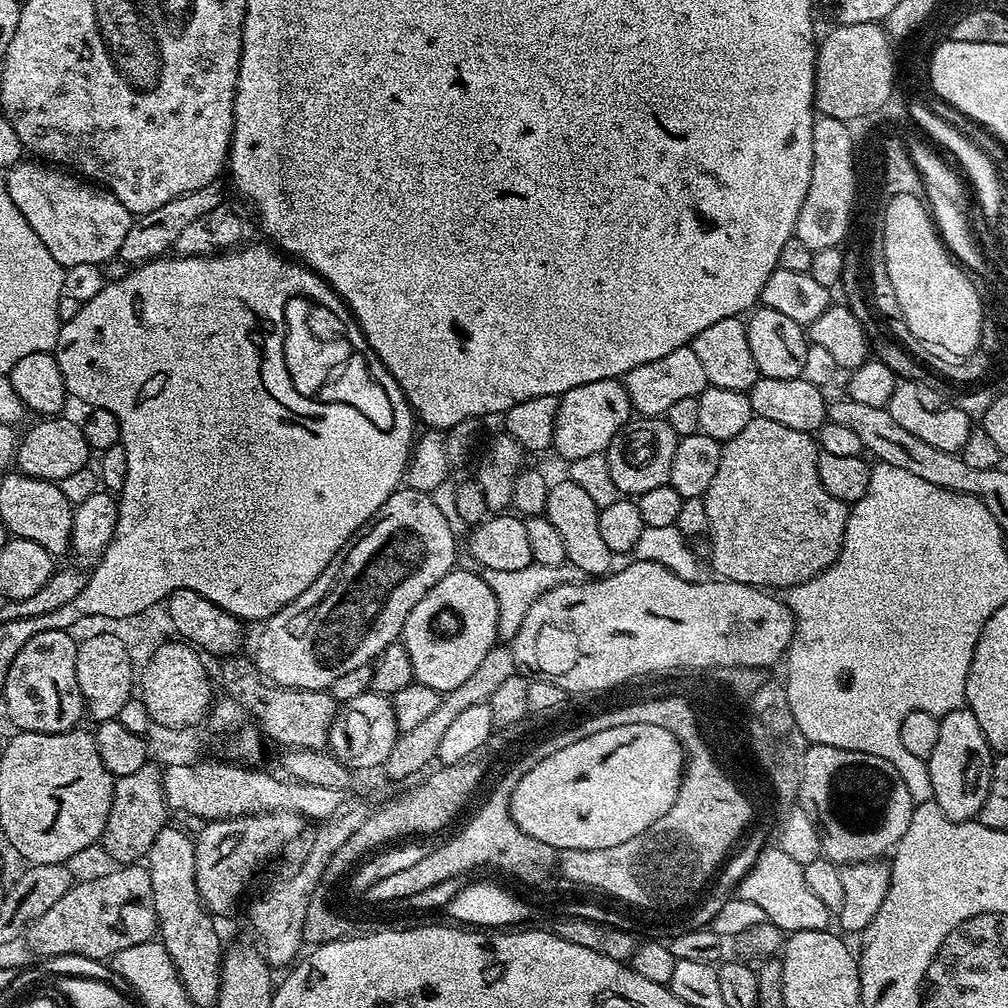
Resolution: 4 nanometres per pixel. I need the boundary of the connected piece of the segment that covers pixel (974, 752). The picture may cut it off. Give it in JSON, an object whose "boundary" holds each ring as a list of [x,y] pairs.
{"boundary":[[[968,707],[955,708],[953,712],[939,717],[938,743],[934,745],[934,754],[930,754],[926,761],[928,767],[928,784],[932,787],[931,799],[951,820],[976,820],[982,810],[982,802],[986,802],[986,794],[990,790],[990,774],[994,753],[992,747],[986,742],[986,734],[982,734],[982,726],[978,726],[978,718]]]}

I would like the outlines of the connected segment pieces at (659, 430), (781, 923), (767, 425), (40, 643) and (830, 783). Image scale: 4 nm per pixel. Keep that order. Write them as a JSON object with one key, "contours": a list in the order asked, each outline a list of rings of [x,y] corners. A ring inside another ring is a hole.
{"contours":[[[[629,419],[628,423],[618,430],[606,453],[614,486],[618,486],[618,490],[625,497],[635,498],[646,494],[646,490],[655,490],[657,486],[667,484],[677,439],[676,431],[668,425],[667,419]]],[[[778,846],[760,849],[758,858],[750,866],[748,873],[740,879],[738,896],[746,902],[756,903],[762,909],[765,920],[769,920],[786,934],[806,930],[823,932],[829,927],[829,910],[811,892],[810,885],[806,883],[804,865],[791,860]]],[[[761,416],[753,418],[738,434],[723,441],[718,471],[714,473],[714,482],[710,482],[708,491],[702,497],[708,515],[708,532],[710,537],[712,536],[712,568],[716,571],[713,573],[717,577],[733,580],[739,584],[749,584],[751,588],[761,590],[777,590],[776,588],[787,590],[793,588],[795,584],[801,584],[814,578],[819,572],[825,572],[835,562],[846,534],[849,505],[838,502],[838,498],[830,498],[830,494],[826,494],[826,490],[818,478],[817,455],[818,445],[809,433],[802,430],[790,430],[790,426],[781,426],[779,422],[770,422],[770,418]]],[[[62,629],[34,634],[14,658],[6,674],[4,708],[12,719],[13,729],[38,734],[71,732],[80,715],[85,715],[84,699],[78,686],[76,650],[78,644]]],[[[825,744],[808,745],[800,771],[798,804],[815,819],[822,833],[820,847],[827,859],[843,866],[863,860],[875,860],[895,849],[902,834],[906,834],[906,826],[910,826],[914,807],[912,792],[908,789],[907,782],[900,777],[900,771],[891,760],[874,754],[842,750]]]]}

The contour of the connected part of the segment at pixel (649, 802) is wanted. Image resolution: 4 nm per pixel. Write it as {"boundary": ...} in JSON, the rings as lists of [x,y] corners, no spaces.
{"boundary":[[[657,724],[610,726],[610,730],[598,730],[598,734],[590,734],[586,738],[582,738],[578,742],[574,742],[554,754],[550,754],[550,758],[546,758],[534,765],[519,780],[516,788],[512,791],[512,799],[510,801],[512,819],[515,820],[517,826],[523,832],[530,834],[538,842],[546,842],[557,850],[567,850],[569,848],[574,850],[602,850],[610,846],[618,846],[618,842],[626,842],[626,838],[634,838],[634,834],[642,834],[642,830],[646,830],[651,824],[658,822],[658,818],[662,818],[662,814],[666,814],[666,810],[670,810],[670,806],[674,806],[685,771],[686,757],[684,749],[680,741],[676,739],[676,735],[670,730],[666,730]]]}

